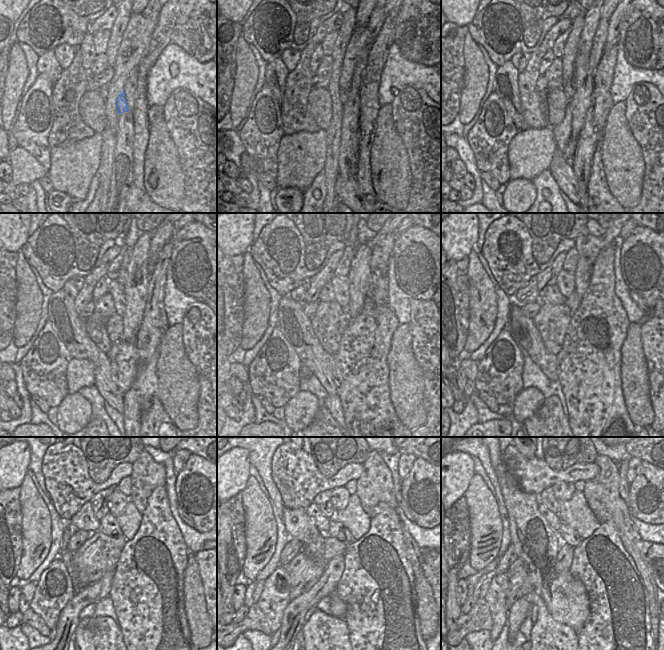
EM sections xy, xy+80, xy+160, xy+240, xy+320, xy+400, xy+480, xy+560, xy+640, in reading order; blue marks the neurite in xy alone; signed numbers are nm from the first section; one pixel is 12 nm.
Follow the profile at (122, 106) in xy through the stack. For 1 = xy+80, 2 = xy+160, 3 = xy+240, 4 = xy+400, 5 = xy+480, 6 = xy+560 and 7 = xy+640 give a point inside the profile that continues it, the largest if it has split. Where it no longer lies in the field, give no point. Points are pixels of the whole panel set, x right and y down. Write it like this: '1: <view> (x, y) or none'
1: xy+80 (344, 94)
2: xy+160 (570, 88)
3: xy+240 (117, 290)
4: xy+400 (565, 281)
5: xy+480 (117, 502)
6: xy+560 (340, 496)
7: xy+640 (562, 490)

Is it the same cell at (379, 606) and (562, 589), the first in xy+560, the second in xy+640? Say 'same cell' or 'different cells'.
different cells

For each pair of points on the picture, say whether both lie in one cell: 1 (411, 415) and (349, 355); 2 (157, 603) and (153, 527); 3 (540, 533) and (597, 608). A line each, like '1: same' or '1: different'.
1: different
2: same
3: different

